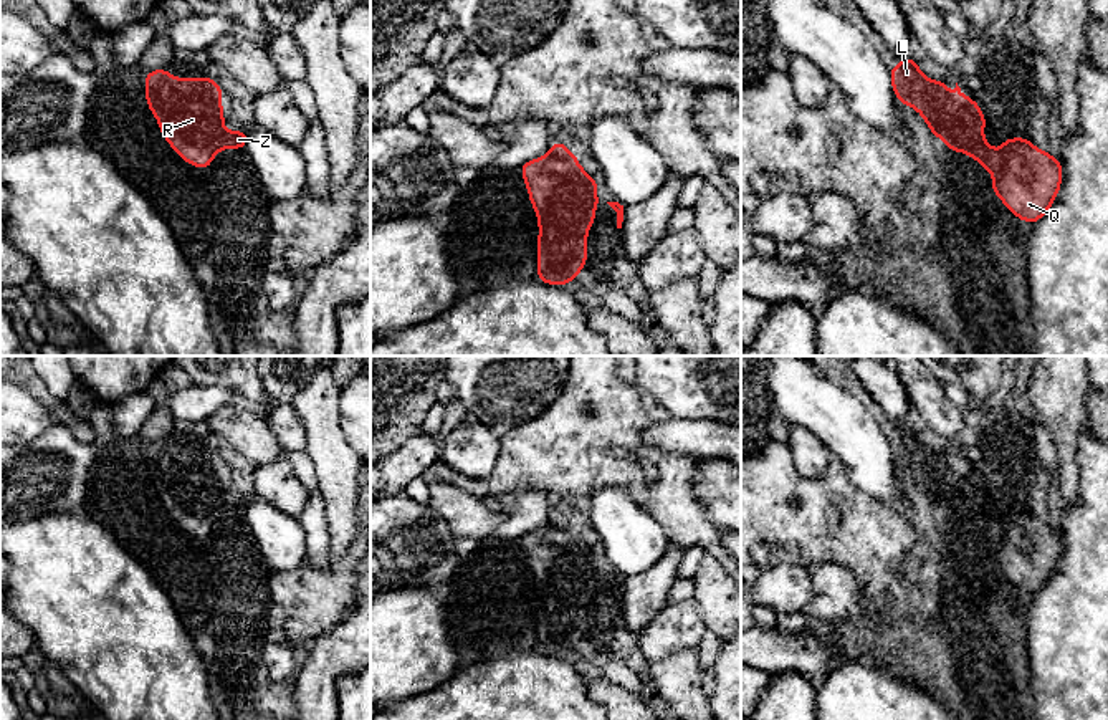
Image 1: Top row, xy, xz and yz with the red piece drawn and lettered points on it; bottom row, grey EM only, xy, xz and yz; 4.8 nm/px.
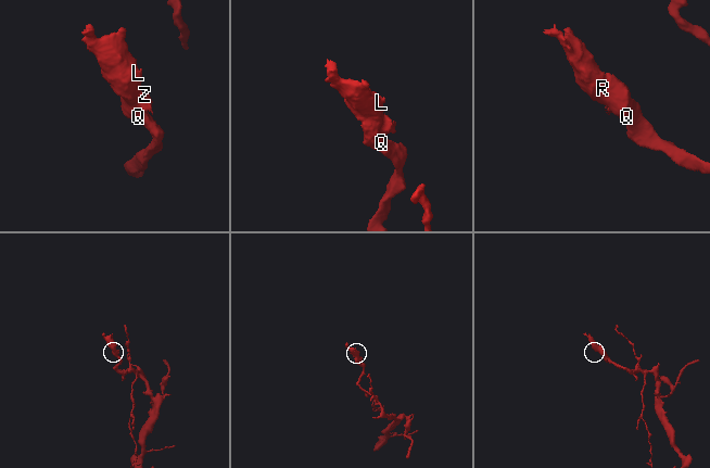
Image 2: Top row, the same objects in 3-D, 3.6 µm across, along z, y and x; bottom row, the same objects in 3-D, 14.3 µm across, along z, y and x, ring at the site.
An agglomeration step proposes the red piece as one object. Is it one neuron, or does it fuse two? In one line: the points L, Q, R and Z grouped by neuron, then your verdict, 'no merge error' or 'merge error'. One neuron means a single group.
L Q R / Z; merge error

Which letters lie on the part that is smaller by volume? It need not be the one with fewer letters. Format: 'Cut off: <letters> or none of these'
Cut off: Z

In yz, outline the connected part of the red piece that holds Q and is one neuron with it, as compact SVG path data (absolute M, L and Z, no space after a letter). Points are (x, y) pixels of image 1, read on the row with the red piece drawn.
M1004 137L1001 169L992 172L992 192L1019 218L1039 222L1062 185L1062 161L1037 149L1027 137Z

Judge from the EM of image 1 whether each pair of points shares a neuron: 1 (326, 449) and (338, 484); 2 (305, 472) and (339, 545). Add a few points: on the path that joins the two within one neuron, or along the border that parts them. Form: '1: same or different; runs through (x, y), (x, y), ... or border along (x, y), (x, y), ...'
1: same; runs through (333, 457), (338, 475)
2: different; border along (316, 477), (324, 502), (329, 553)

